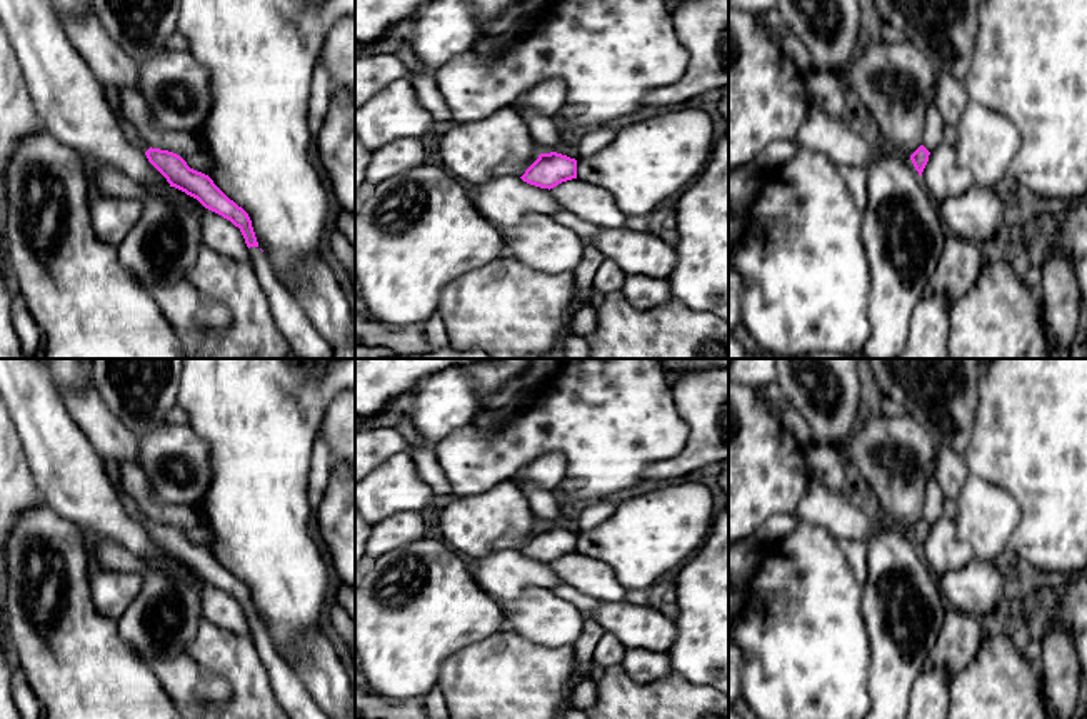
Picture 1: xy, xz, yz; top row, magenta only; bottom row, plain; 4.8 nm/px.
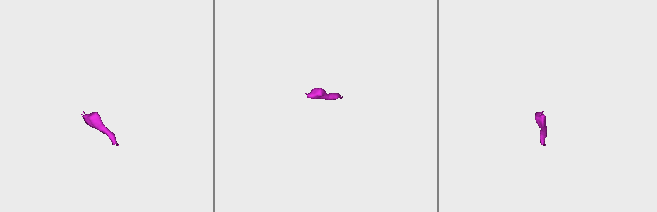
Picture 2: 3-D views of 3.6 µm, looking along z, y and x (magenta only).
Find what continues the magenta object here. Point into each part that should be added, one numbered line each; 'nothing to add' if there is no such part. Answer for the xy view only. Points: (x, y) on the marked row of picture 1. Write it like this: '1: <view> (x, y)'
1: xy (129, 129)
2: xy (292, 322)

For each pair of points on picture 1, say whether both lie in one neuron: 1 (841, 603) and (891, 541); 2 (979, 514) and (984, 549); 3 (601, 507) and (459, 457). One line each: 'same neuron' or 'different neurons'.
1: different neurons
2: same neuron
3: different neurons

